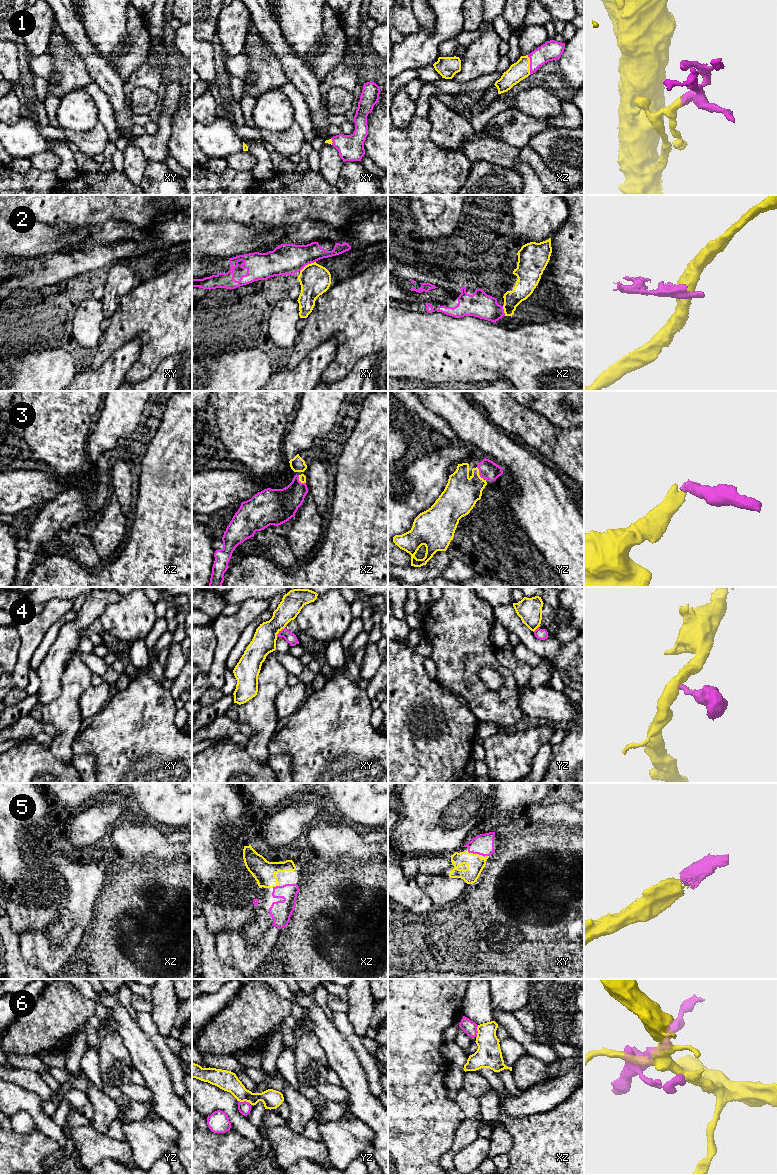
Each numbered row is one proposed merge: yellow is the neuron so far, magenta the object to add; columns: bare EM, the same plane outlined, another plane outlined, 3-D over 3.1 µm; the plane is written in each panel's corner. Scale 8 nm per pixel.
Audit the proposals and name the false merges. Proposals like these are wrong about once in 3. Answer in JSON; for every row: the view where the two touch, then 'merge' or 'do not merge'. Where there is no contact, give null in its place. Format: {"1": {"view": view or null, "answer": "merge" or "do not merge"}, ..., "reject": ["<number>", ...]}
{"1": {"view": "xz", "answer": "merge"}, "2": {"view": "xy", "answer": "do not merge"}, "3": {"view": "yz", "answer": "merge"}, "4": {"view": "xy", "answer": "do not merge"}, "5": {"view": "xy", "answer": "merge"}, "6": {"view": "yz", "answer": "do not merge"}, "reject": ["2", "4", "6"]}

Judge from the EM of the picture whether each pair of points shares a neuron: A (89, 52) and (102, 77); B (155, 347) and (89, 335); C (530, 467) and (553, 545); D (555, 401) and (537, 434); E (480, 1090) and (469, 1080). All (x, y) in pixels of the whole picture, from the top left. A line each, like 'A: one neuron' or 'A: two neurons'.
A: one neuron
B: two neurons
C: one neuron
D: two neurons
E: one neuron

